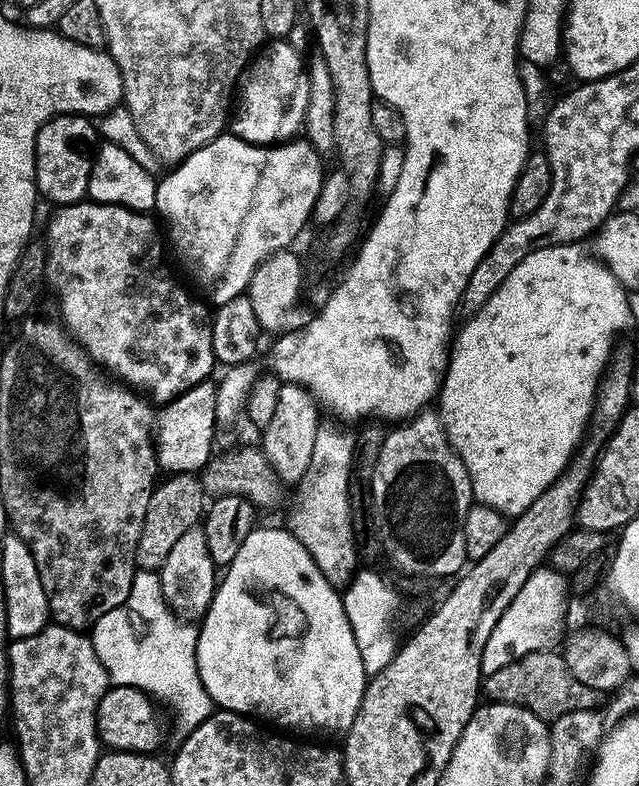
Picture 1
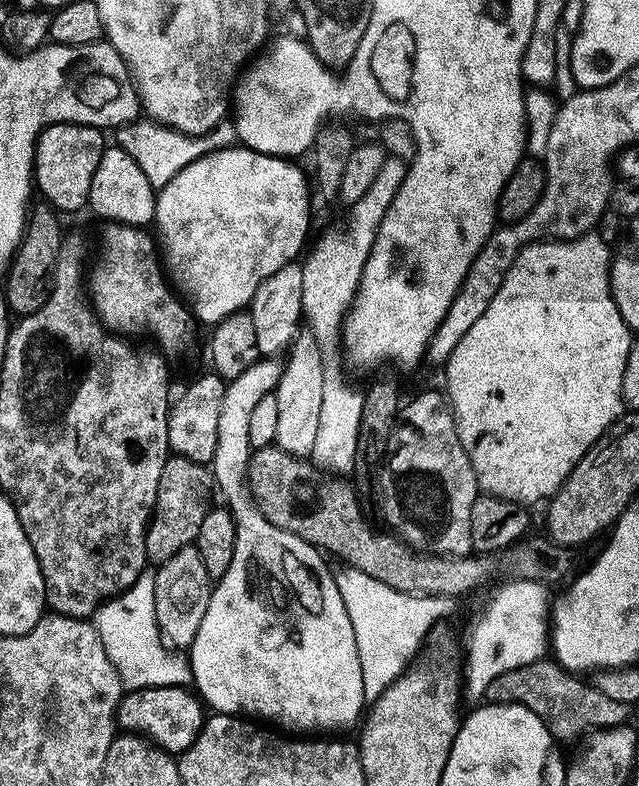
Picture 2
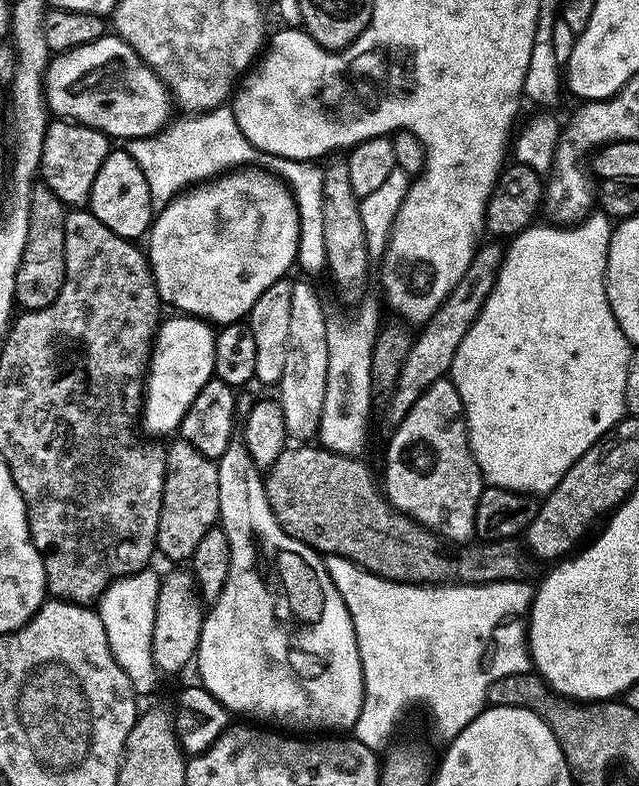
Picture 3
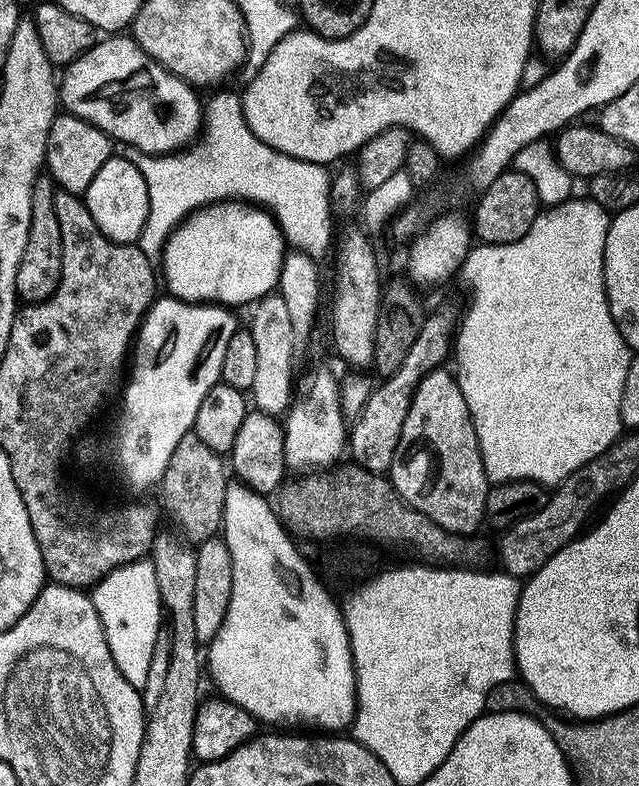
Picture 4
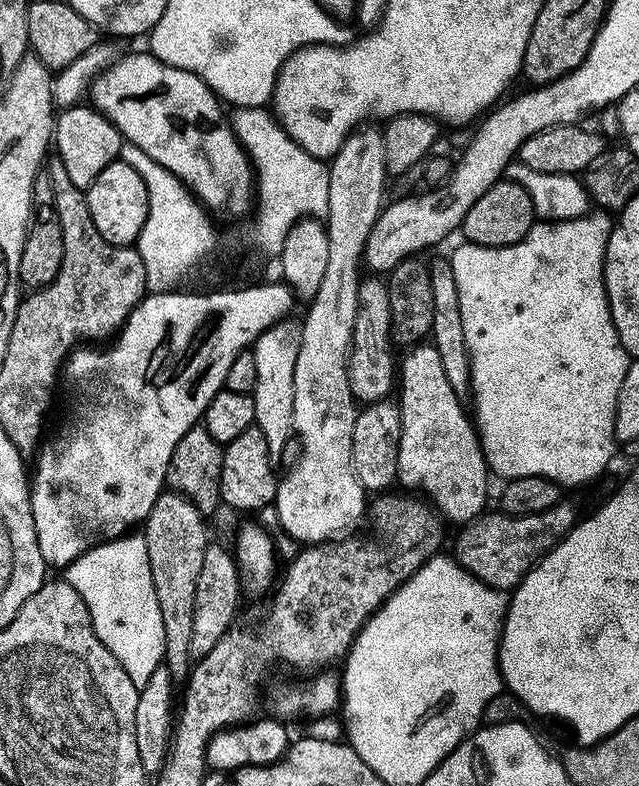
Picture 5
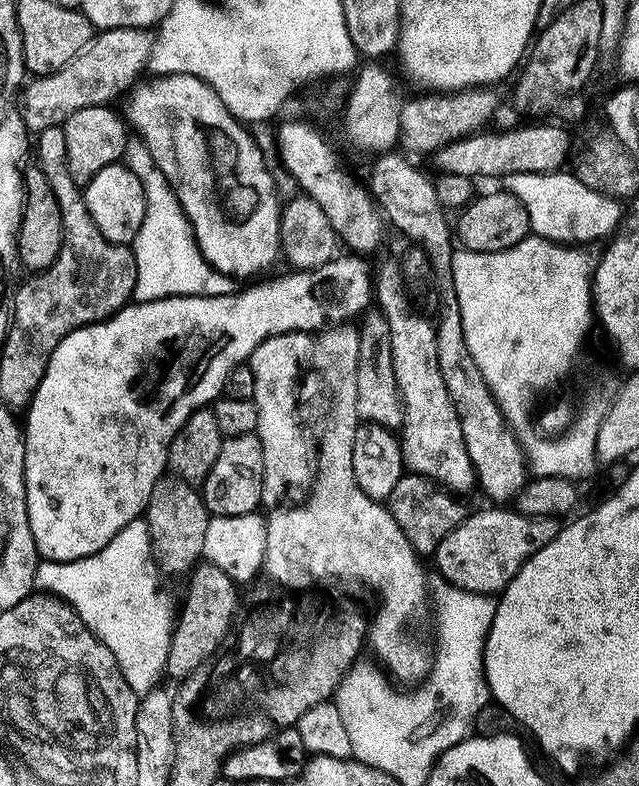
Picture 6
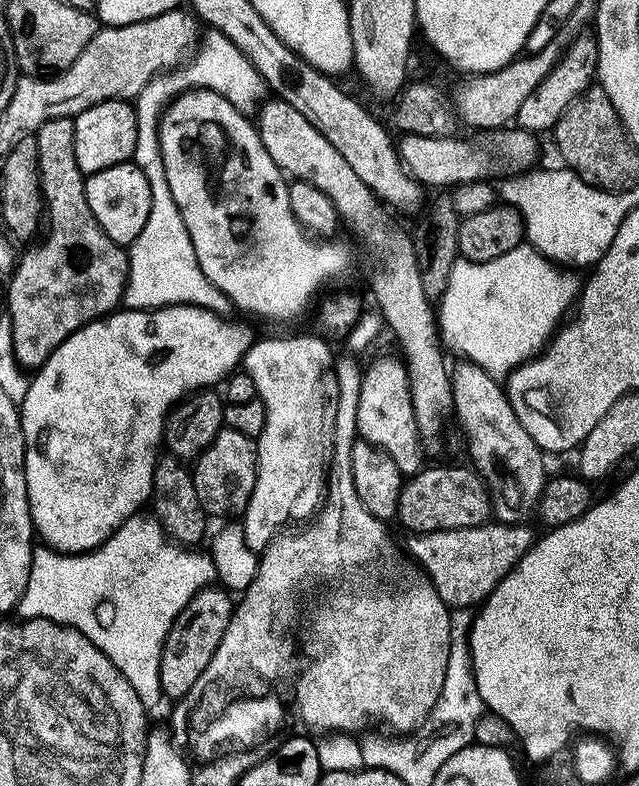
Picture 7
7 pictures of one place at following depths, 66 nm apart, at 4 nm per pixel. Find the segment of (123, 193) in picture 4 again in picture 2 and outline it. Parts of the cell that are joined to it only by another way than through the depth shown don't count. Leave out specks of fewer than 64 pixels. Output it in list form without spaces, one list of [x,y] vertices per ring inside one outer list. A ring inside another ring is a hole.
[[[119,146],[105,147],[102,162],[98,162],[98,174],[94,174],[88,195],[91,211],[96,211],[108,224],[147,229],[156,223],[157,195],[157,189],[152,187],[150,178],[142,174],[142,166],[138,166],[138,162],[134,162],[126,150]]]

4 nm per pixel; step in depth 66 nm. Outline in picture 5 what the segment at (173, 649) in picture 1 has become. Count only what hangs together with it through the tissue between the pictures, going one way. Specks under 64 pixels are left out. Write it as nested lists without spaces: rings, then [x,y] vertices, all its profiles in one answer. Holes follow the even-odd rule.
[[[128,534],[119,540],[101,543],[90,552],[84,553],[79,560],[66,570],[70,586],[82,594],[90,610],[90,618],[100,641],[118,658],[122,670],[130,674],[130,682],[142,689],[150,682],[154,672],[165,663],[167,654],[166,629],[163,625],[162,611],[159,610],[158,594],[155,593],[154,575],[151,573],[150,555],[143,535]]]

